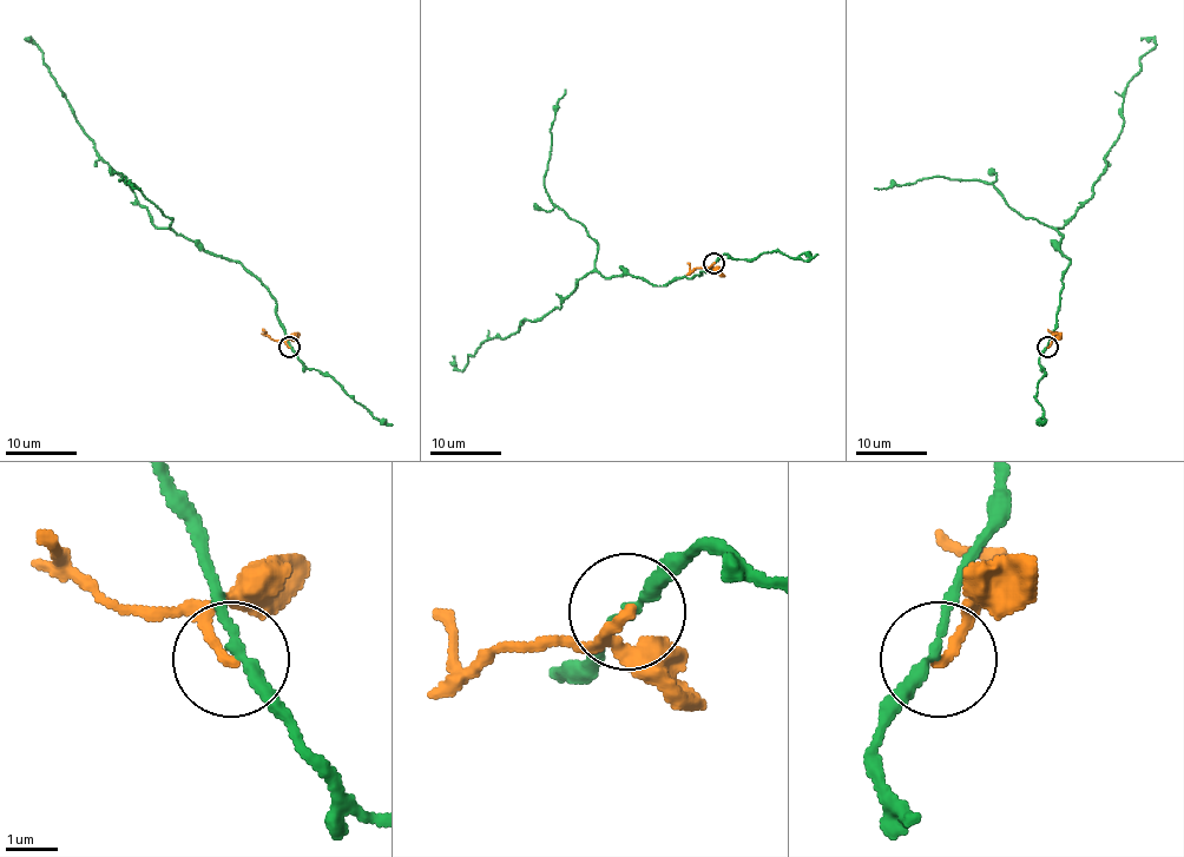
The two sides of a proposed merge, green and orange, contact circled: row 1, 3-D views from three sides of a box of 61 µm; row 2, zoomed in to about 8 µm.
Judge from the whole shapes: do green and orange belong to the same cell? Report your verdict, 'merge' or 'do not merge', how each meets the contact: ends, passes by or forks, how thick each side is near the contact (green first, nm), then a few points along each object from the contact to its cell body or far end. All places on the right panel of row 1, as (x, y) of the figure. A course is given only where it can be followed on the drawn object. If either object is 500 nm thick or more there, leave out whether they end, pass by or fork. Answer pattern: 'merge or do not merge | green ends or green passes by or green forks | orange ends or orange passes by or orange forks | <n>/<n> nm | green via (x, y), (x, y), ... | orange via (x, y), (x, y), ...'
do not merge | green passes by | orange ends | 200/200 nm | green via (1048, 345), (1071, 263), (1059, 251), (1057, 229), (1091, 197), (1122, 131), (1123, 92), (1156, 44), (1140, 40) | orange via (1048, 347), (1056, 335), (1048, 329)

